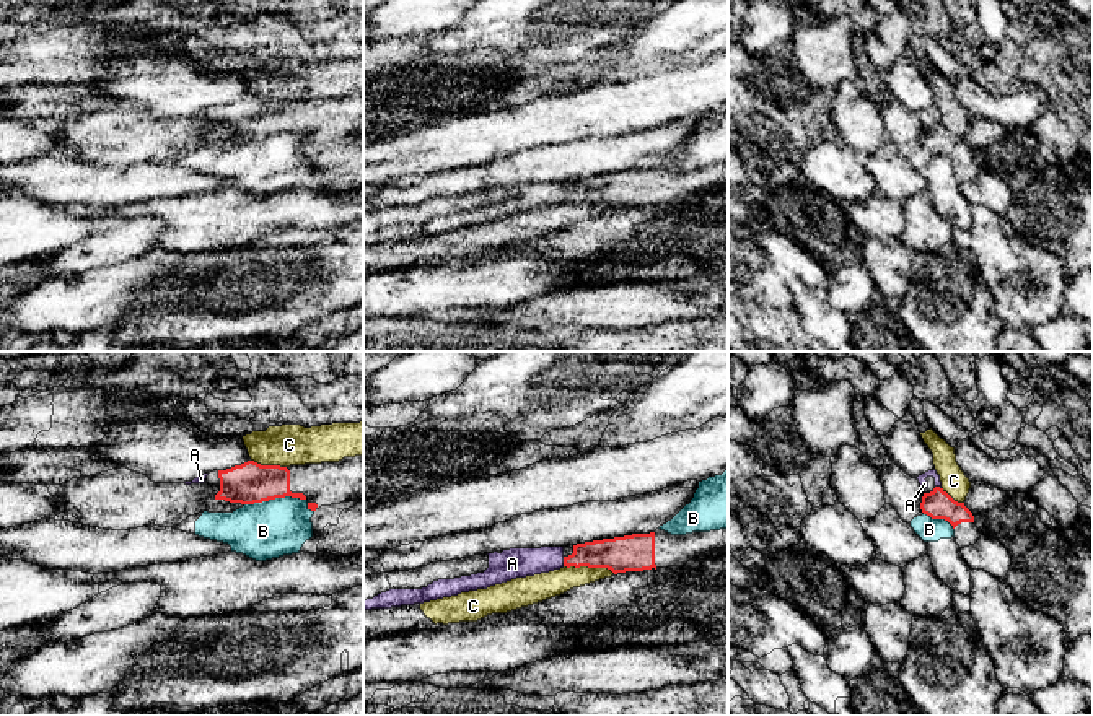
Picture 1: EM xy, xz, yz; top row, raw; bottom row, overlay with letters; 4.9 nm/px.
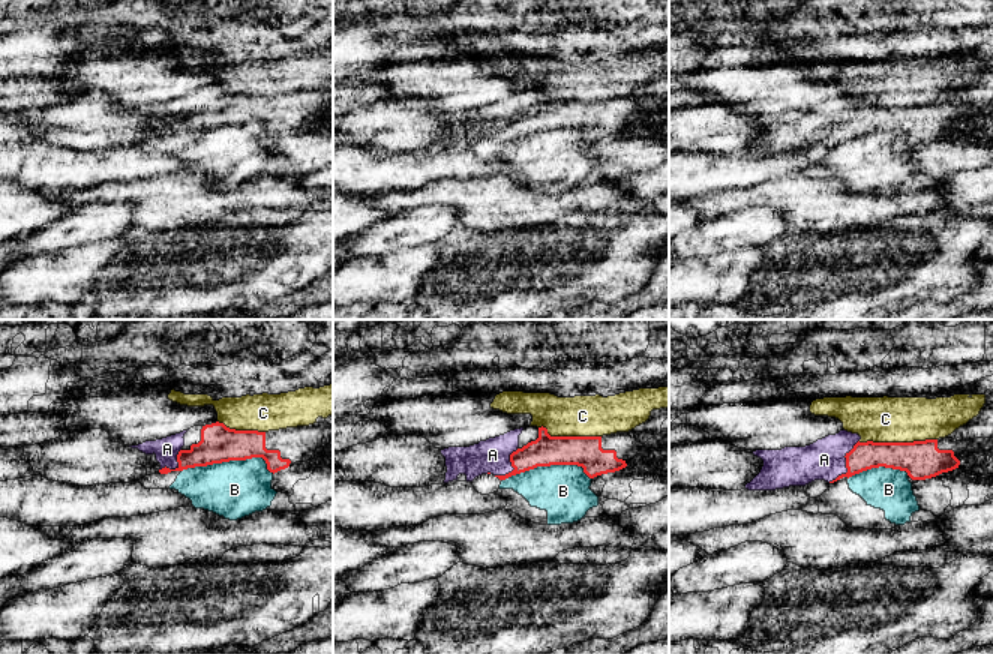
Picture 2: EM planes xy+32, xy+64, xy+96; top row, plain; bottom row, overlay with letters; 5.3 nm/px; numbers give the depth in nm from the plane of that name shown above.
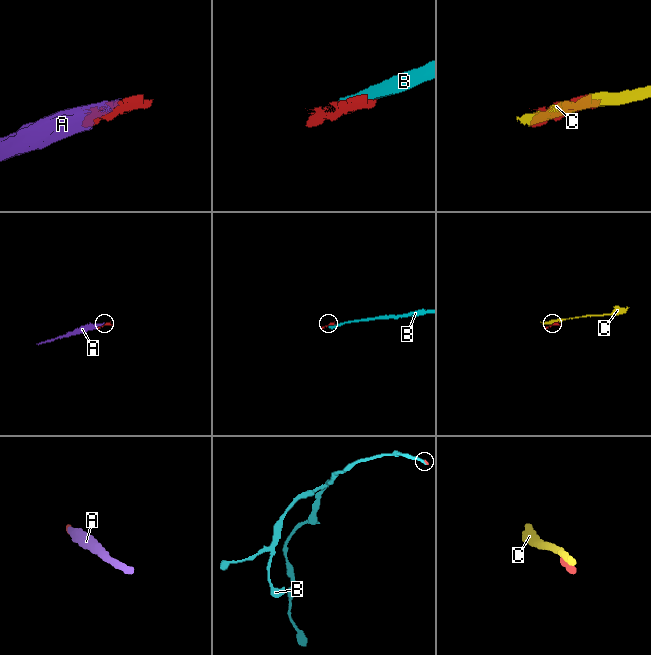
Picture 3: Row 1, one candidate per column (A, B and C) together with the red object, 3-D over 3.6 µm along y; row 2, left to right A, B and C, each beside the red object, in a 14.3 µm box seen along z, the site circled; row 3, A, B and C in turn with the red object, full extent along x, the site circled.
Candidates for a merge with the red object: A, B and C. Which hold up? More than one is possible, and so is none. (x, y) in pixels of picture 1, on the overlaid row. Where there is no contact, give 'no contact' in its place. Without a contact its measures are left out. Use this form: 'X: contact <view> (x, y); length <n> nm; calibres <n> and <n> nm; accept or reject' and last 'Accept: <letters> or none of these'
A: contact xz (564, 562); length 50 nm; calibres 160 and 150 nm; accept
B: contact xy (274, 498); length 300 nm; calibres 200 and 280 nm; reject
C: contact xz (590, 567); length 260 nm; calibres 180 and 130 nm; reject
Accept: A

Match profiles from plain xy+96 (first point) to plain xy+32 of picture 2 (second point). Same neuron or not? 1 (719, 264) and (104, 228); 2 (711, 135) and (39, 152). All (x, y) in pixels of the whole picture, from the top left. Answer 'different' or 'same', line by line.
1: different
2: different

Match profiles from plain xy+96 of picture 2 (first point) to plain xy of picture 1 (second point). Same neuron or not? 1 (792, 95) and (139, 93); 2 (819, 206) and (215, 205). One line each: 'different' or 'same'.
1: same
2: same

